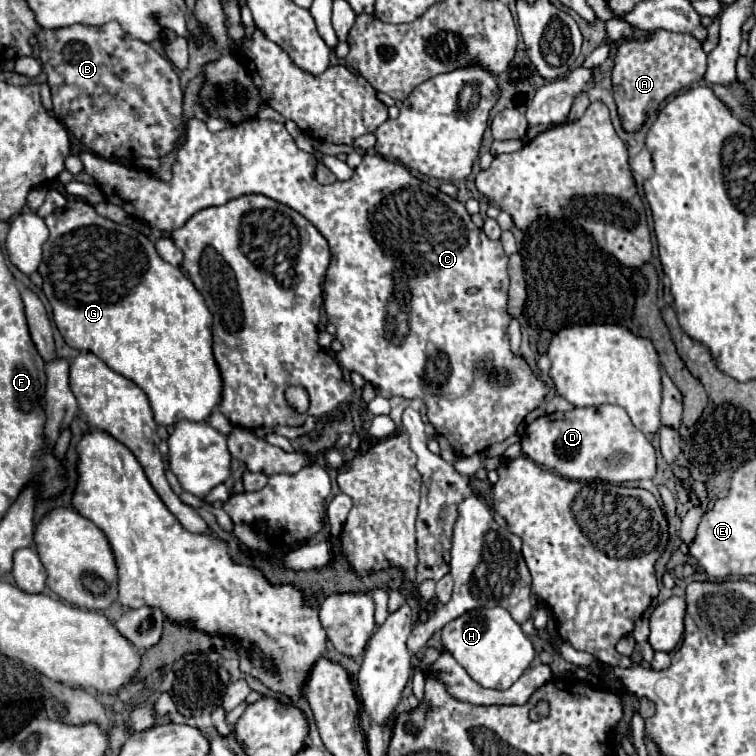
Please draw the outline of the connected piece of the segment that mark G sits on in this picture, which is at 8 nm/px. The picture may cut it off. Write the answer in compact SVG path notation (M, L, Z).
M79 202L77 208L65 208L65 210L55 210L51 216L45 218L47 226L49 226L49 238L43 244L43 262L41 262L41 276L43 276L43 292L47 296L47 300L51 302L53 308L53 320L61 332L61 336L65 338L65 342L71 348L77 348L81 352L93 352L97 358L101 358L111 370L115 370L117 374L133 380L149 398L153 414L155 414L155 422L163 424L163 426L175 426L179 420L195 420L195 422L205 422L211 412L219 406L221 398L223 398L223 378L221 378L221 370L213 358L213 340L211 340L211 312L205 306L203 296L197 292L197 288L193 286L193 282L189 278L185 278L185 274L177 268L167 264L155 250L155 244L143 236L141 232L133 230L131 226L123 226L117 222L111 222L107 218L101 218L87 202Z

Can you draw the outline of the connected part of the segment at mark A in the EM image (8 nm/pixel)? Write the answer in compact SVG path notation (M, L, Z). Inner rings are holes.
M655 30L645 40L621 40L613 62L613 98L617 104L621 126L627 132L641 130L645 120L657 112L659 104L667 96L683 90L687 84L701 80L707 68L701 42L693 34L675 34L669 30Z

